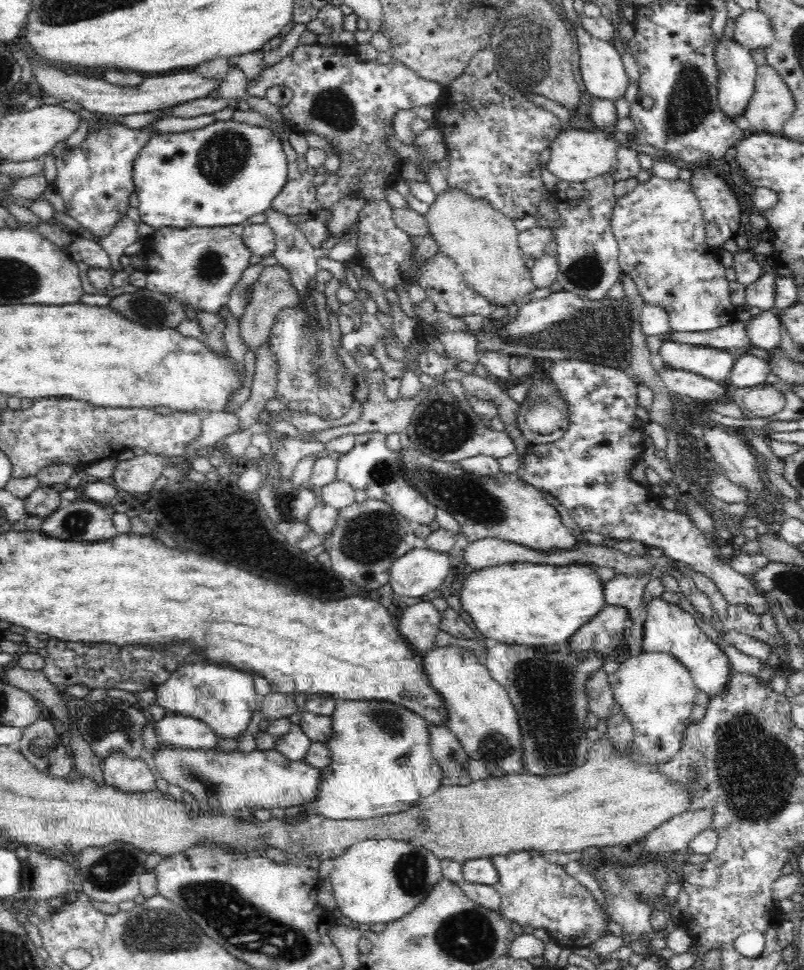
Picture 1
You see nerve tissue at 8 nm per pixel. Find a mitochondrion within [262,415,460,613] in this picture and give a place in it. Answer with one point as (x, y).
(370, 537)

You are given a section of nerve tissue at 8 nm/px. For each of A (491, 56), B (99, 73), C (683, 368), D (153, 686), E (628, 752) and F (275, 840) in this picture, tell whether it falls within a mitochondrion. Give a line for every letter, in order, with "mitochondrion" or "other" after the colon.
A: mitochondrion
B: other
C: other
D: other
E: other
F: other

